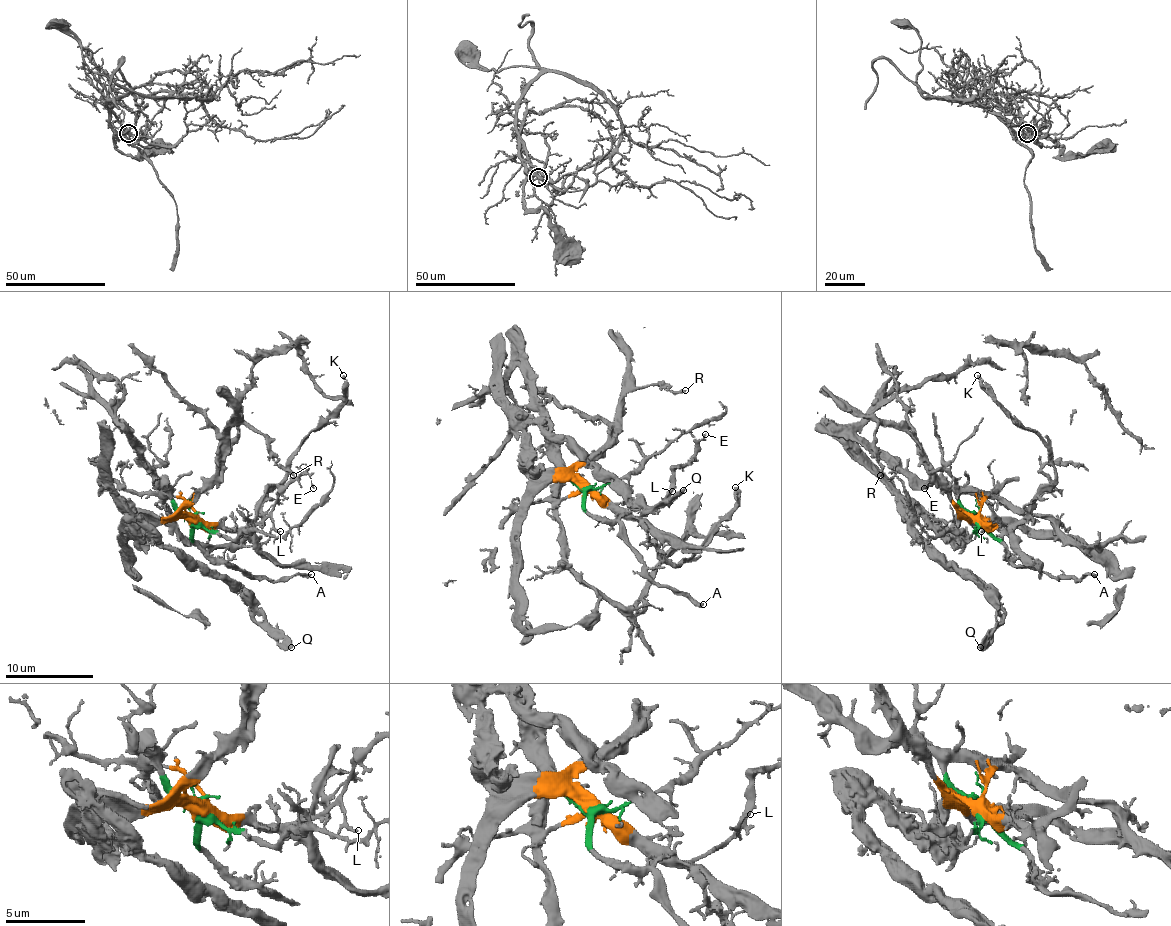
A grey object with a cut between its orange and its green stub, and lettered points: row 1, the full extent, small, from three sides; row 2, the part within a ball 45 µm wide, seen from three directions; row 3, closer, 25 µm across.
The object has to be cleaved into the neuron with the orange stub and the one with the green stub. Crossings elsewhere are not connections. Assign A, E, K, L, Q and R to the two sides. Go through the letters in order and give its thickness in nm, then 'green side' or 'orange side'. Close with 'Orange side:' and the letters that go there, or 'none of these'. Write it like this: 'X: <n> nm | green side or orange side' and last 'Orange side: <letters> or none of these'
A: 280 nm | green side
E: 130 nm | orange side
K: 190 nm | orange side
L: 190 nm | orange side
Q: 420 nm | orange side
R: 240 nm | orange side
Orange side: E, K, L, Q, R

